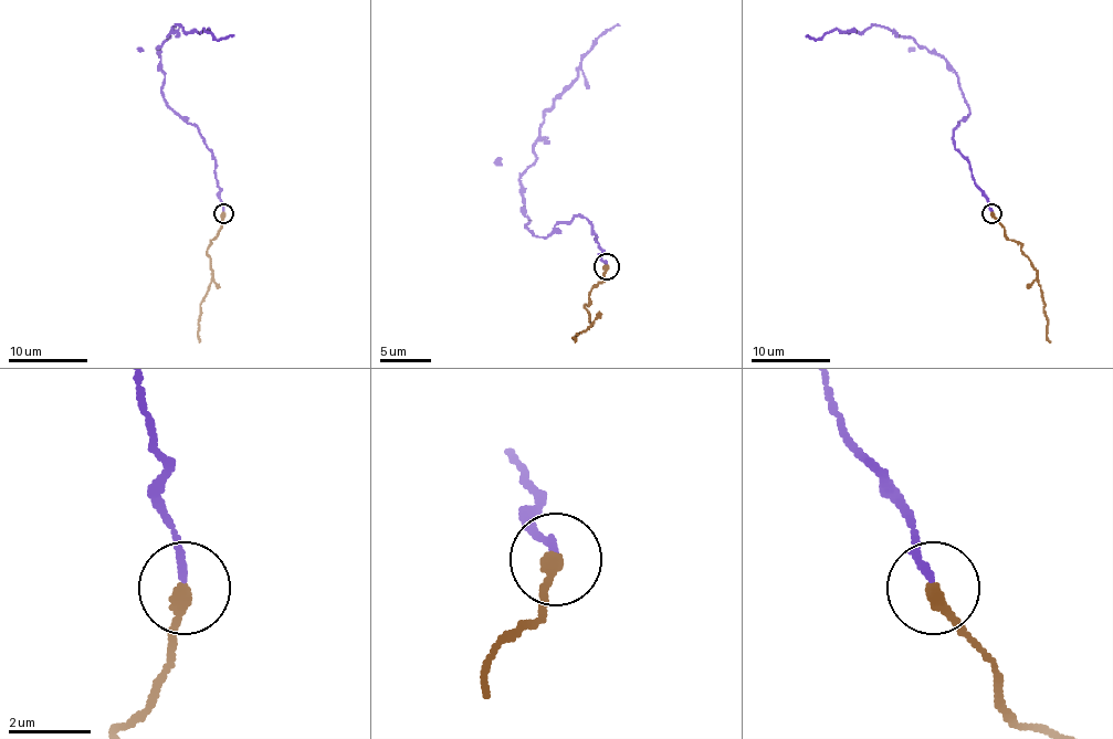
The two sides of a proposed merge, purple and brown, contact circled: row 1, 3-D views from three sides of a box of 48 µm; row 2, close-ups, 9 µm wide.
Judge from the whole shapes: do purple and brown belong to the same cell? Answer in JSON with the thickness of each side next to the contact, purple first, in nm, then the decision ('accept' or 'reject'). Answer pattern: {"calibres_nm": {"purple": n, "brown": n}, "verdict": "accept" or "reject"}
{"calibres_nm": {"purple": 170, "brown": 320}, "verdict": "accept"}

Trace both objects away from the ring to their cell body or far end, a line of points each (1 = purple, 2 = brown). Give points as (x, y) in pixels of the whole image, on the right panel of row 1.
1: (993, 211), (953, 143), (969, 105), (943, 57), (872, 24), (862, 32), (807, 34)
2: (993, 213), (1036, 271), (1048, 322), (1046, 337), (1050, 341)

